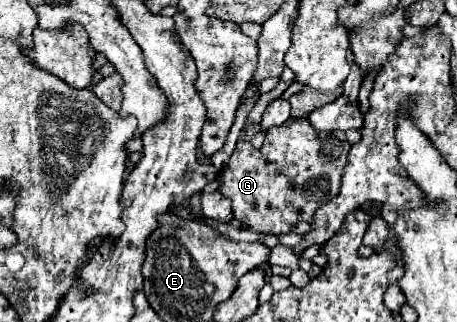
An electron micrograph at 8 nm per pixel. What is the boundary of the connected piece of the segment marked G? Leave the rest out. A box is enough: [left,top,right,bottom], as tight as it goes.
[220,117,350,235]

